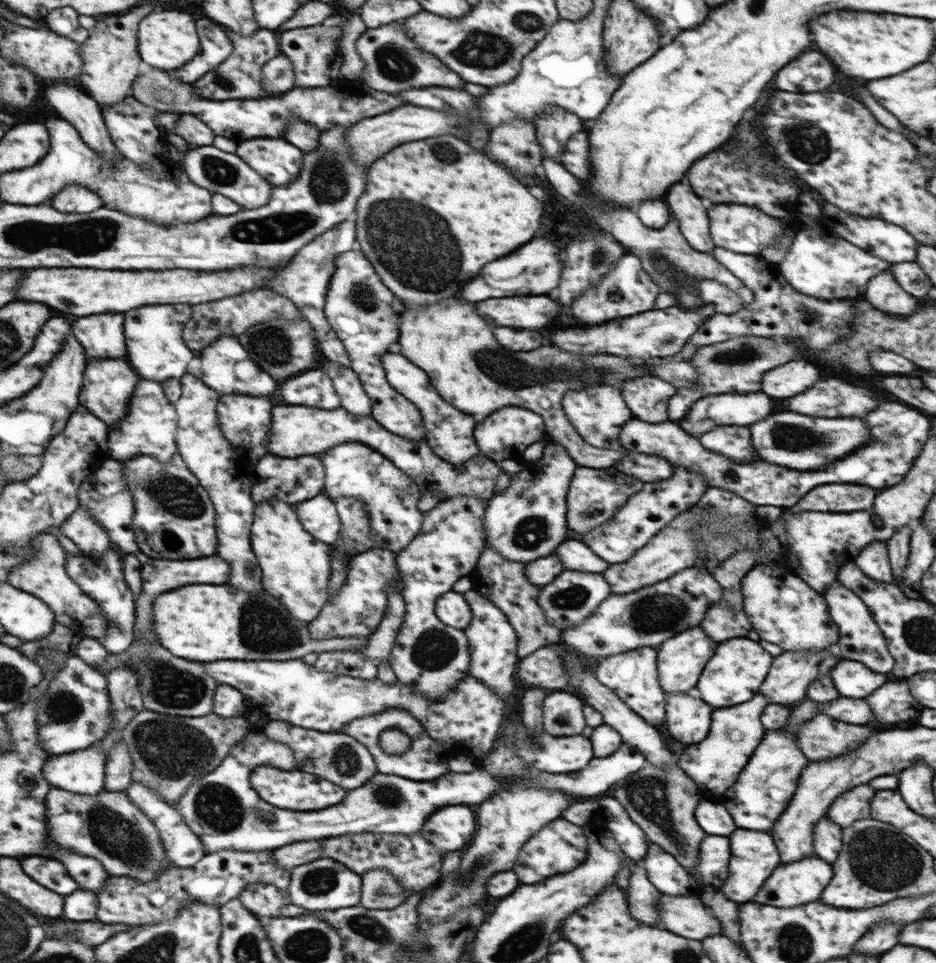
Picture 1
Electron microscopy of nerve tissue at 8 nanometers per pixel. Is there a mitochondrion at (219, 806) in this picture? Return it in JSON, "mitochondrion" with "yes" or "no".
{"mitochondrion":"yes"}

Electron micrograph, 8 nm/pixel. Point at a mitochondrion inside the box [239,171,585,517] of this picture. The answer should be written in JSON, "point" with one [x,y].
{"point":[405,238]}

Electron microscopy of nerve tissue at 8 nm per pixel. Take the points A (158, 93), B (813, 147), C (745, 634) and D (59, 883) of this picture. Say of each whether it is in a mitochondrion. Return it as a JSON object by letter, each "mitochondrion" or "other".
{"A":"mitochondrion","B":"mitochondrion","C":"other","D":"other"}

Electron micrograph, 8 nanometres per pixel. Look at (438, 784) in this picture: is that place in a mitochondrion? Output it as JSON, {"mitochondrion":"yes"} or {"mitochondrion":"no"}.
{"mitochondrion":"no"}

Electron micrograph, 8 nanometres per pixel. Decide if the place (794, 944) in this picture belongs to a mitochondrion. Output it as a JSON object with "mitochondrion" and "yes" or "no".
{"mitochondrion":"yes"}

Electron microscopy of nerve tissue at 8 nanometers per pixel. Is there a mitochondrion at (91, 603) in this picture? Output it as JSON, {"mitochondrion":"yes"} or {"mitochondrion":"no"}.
{"mitochondrion":"no"}

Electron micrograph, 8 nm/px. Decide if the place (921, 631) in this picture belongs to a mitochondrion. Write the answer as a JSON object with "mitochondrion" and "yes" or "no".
{"mitochondrion":"yes"}

